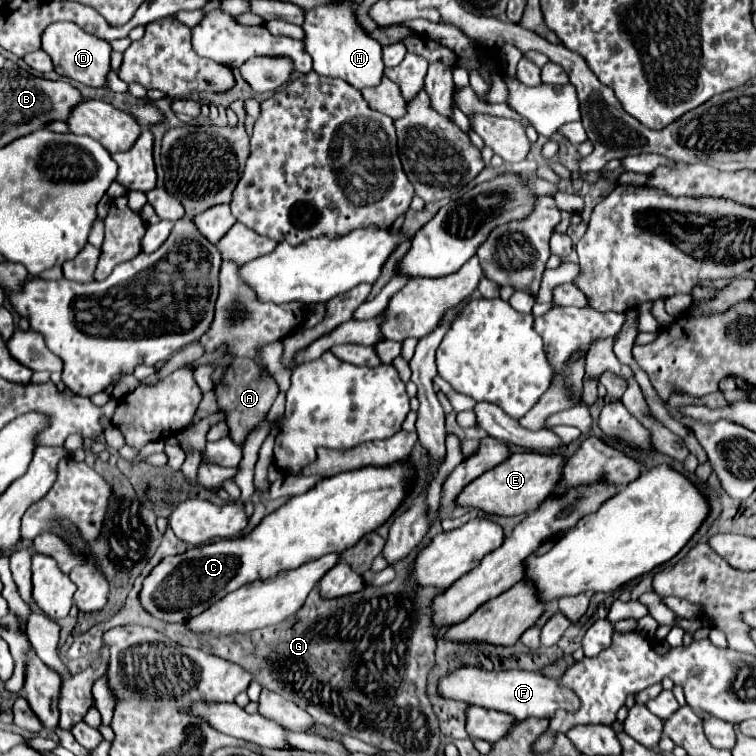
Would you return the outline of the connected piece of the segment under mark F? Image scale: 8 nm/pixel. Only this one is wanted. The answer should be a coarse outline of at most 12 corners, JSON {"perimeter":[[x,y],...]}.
{"perimeter":[[460,668],[440,680],[452,700],[518,720],[576,712],[580,700],[542,672]]}

